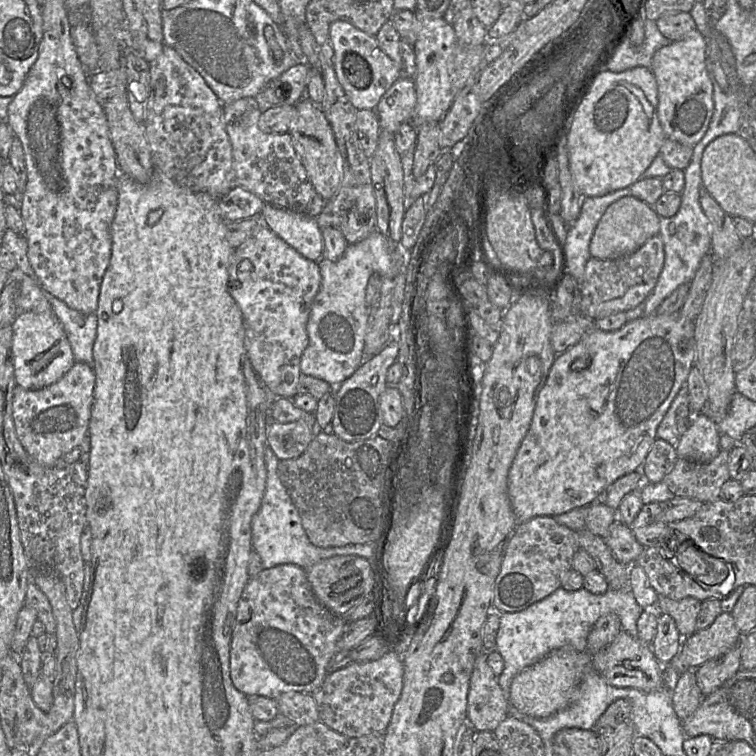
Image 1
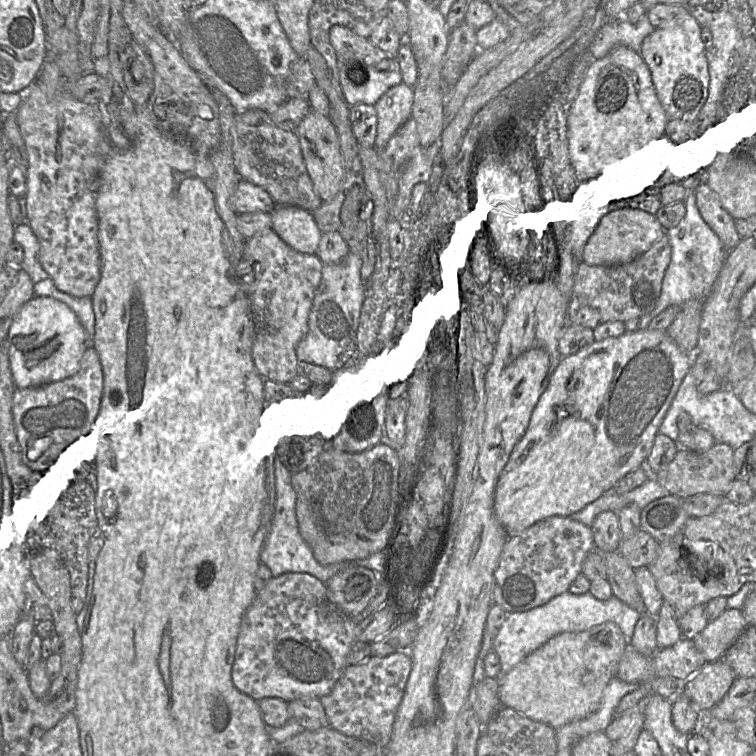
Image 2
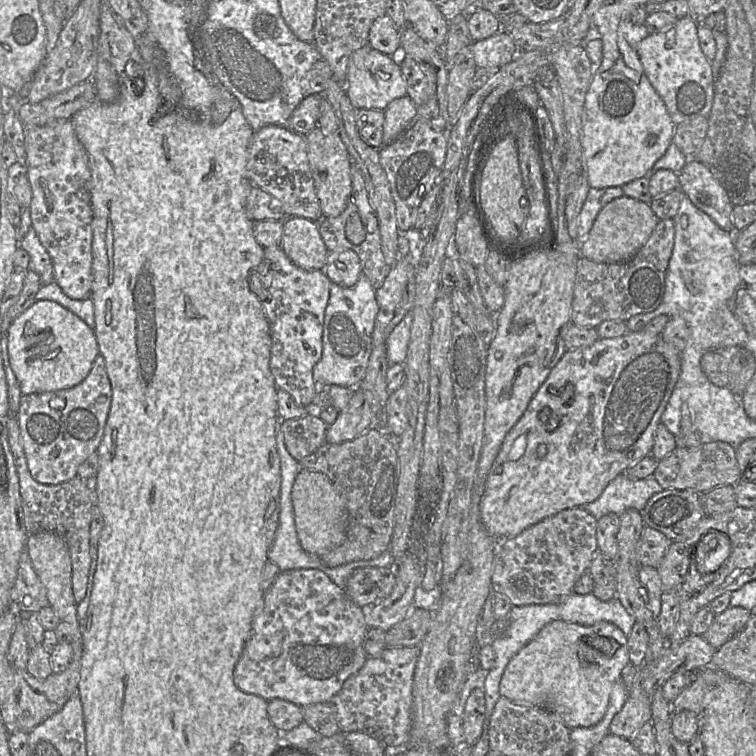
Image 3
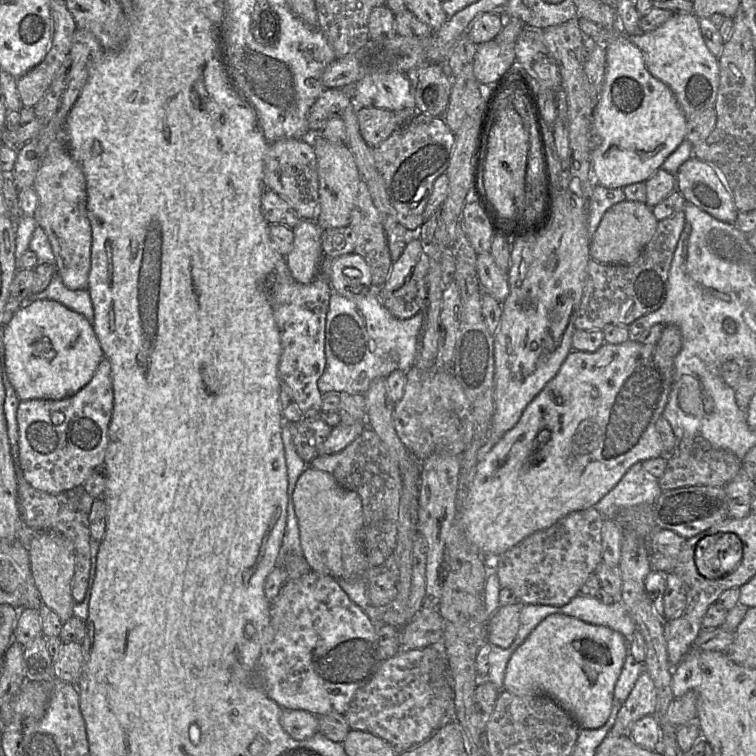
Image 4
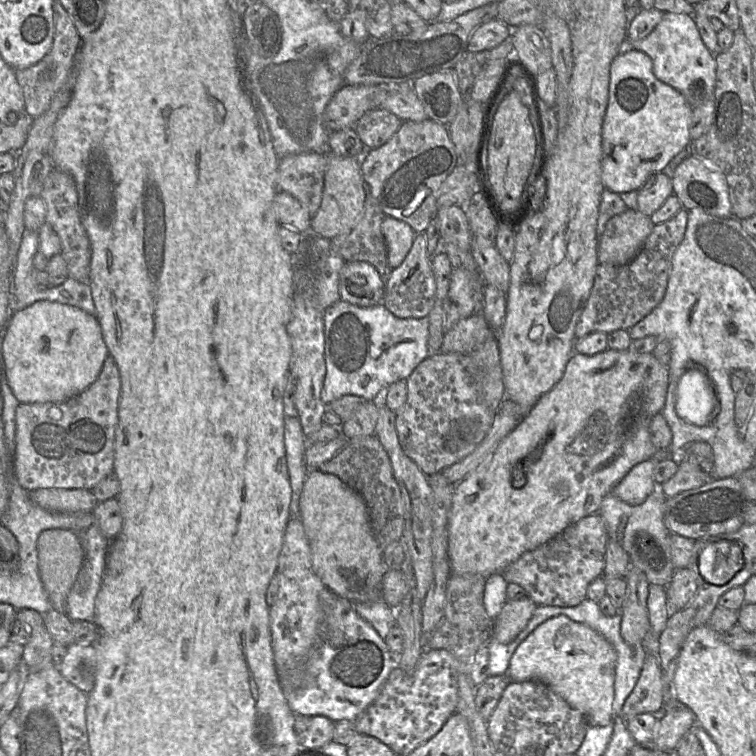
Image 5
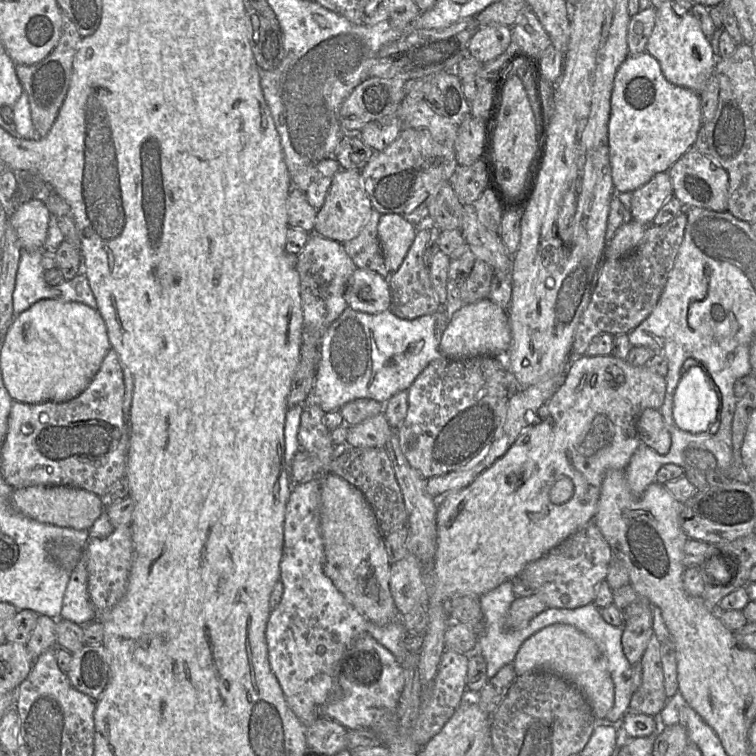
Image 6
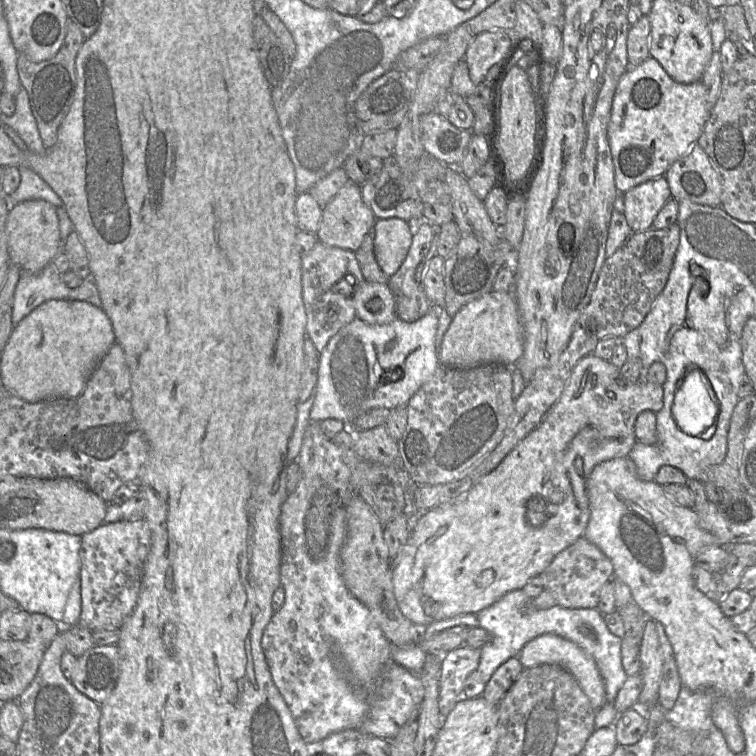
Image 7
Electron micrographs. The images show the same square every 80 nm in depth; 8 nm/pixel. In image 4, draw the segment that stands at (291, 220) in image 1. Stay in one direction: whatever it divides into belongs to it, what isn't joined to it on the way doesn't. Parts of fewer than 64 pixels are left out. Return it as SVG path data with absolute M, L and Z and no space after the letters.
M301 220L295 227L293 248L286 264L291 276L299 283L309 283L319 274L324 253L321 244L322 229L315 220Z

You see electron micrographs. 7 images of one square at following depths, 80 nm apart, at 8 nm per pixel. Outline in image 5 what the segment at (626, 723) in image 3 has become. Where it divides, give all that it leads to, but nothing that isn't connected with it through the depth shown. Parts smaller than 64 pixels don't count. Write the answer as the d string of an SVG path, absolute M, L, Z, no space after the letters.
M647 653L637 683L621 712L625 720L643 713L661 714L665 704L664 677L659 659Z

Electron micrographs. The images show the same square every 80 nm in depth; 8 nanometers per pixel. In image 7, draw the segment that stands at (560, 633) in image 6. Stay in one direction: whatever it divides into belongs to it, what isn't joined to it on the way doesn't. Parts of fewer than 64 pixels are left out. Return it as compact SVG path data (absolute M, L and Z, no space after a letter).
M550 633L542 634L528 642L520 651L518 658L524 669L542 664L564 667L576 678L595 711L605 705L605 685L595 661L572 641Z

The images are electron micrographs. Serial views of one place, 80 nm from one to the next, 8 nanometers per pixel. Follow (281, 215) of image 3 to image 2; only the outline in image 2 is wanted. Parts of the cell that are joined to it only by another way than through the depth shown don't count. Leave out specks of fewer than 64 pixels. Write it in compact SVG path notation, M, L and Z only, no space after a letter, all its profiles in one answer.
M240 180L231 198L231 205L237 215L251 213L271 214L276 204L262 188L246 180Z

